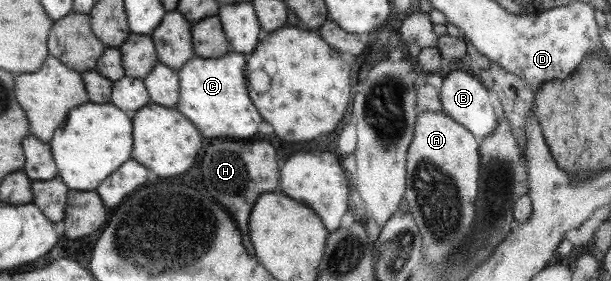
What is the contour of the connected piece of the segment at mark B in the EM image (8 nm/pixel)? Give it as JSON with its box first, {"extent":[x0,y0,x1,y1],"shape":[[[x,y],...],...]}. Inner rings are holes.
{"extent":[439,70,497,141],"shape":[[[450,70],[442,80],[442,85],[439,88],[440,103],[442,104],[442,112],[447,116],[452,117],[457,124],[462,124],[469,132],[480,141],[489,134],[492,134],[496,128],[497,116],[487,100],[487,92],[485,88],[471,78],[471,75],[465,71]]]}

